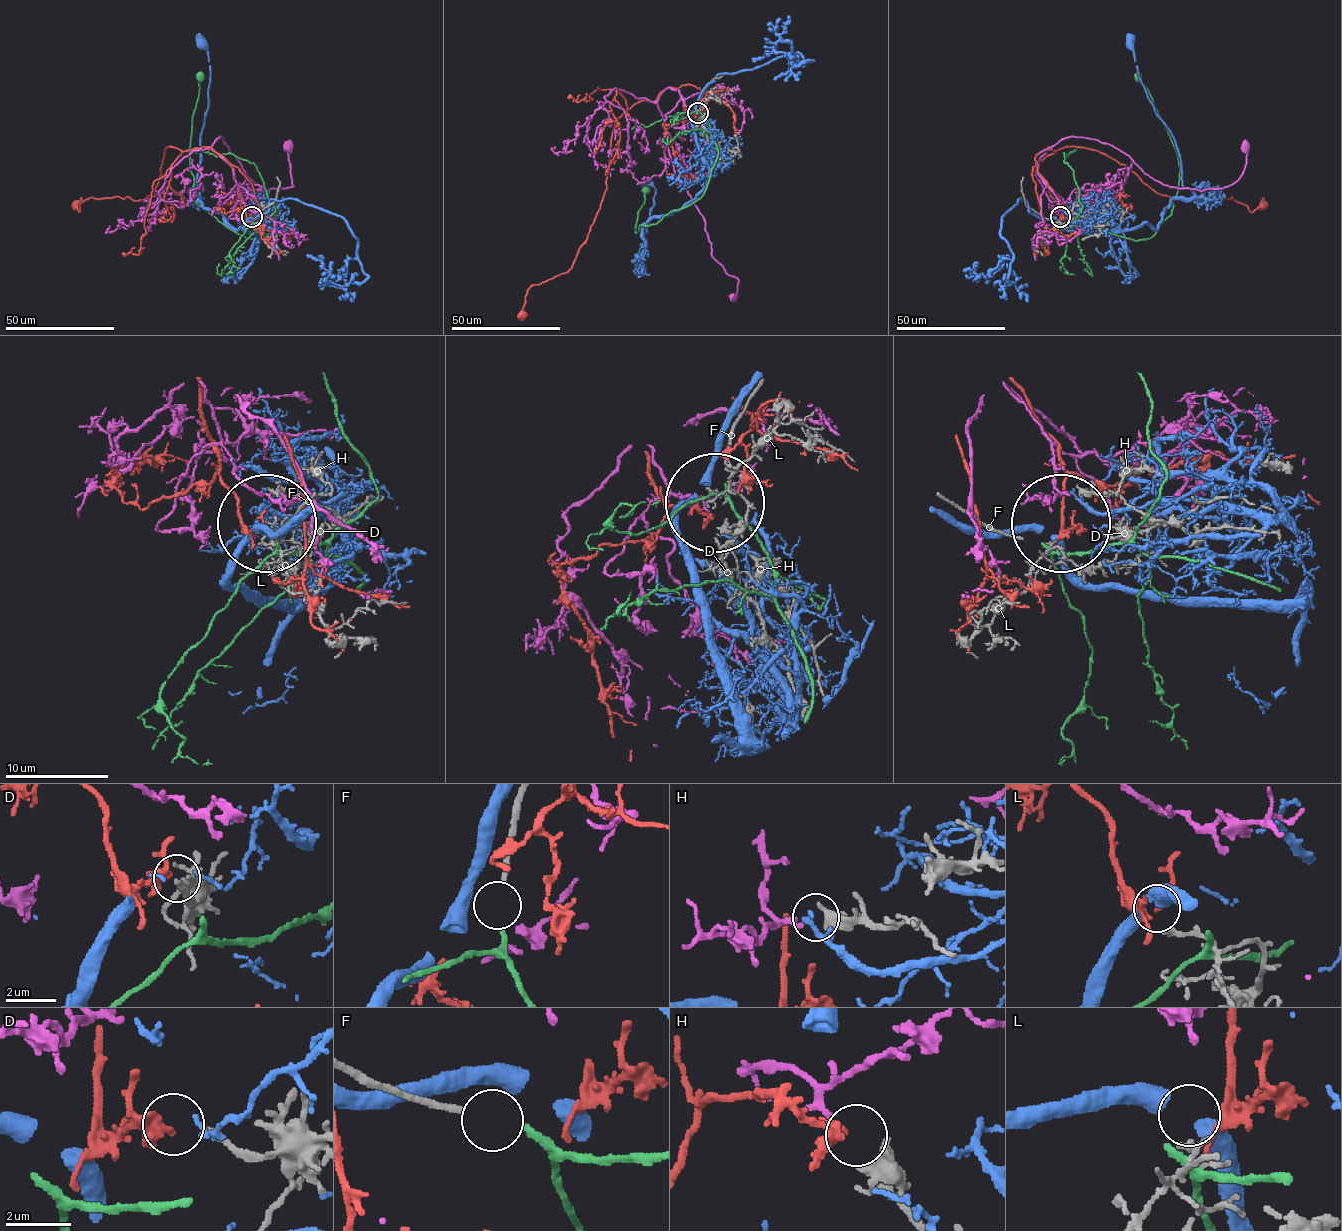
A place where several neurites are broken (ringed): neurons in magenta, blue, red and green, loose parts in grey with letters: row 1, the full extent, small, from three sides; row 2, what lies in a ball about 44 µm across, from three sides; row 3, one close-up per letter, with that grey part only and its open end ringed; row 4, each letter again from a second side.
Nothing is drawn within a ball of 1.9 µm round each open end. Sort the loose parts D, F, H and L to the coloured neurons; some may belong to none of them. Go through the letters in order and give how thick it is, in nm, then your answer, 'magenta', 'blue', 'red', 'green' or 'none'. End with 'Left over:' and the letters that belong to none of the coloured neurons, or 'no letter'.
D: calibre 200 nm; red
F: calibre 190 nm; green
H: calibre 440 nm; magenta
L: calibre 180 nm; none
Left over: L

